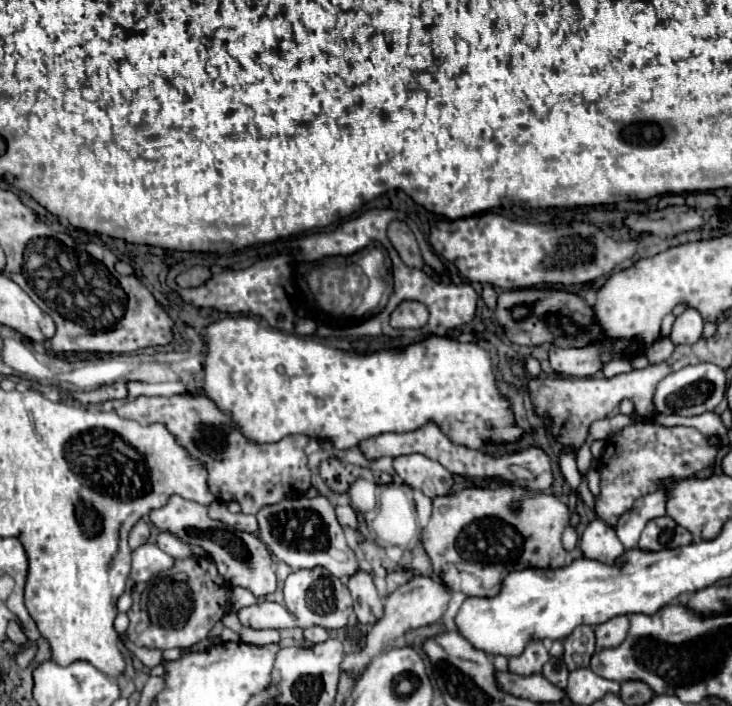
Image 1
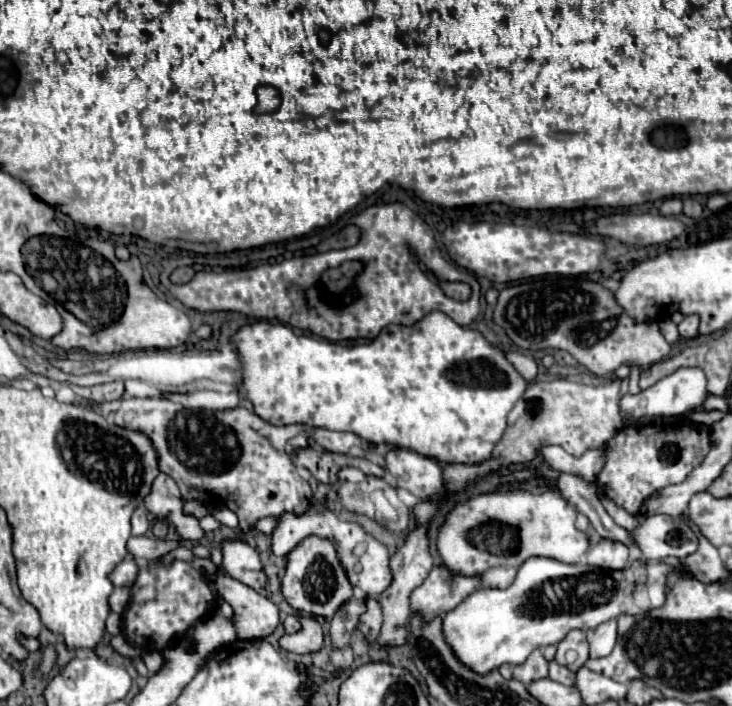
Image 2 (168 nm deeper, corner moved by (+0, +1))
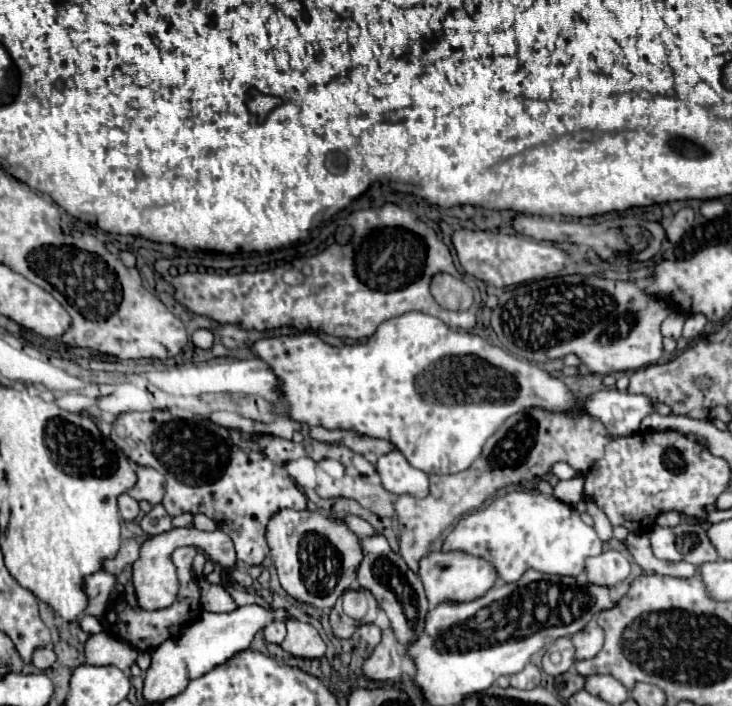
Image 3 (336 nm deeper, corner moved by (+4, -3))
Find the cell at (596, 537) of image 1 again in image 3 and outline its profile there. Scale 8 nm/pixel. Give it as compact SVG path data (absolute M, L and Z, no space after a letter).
M607 550L599 556L587 558L585 572L589 582L597 582L601 586L615 586L629 576L629 560L623 552Z

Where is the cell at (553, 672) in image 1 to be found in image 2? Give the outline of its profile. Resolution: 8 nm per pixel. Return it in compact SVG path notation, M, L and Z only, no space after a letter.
M555 660L549 664L549 678L559 682L559 684L565 684L565 686L573 686L575 684L575 672L571 672L565 666L559 666Z

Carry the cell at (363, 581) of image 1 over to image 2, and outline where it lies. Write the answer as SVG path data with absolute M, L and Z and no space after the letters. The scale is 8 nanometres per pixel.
M367 598L367 612L359 618L357 628L361 630L367 642L377 642L379 630L381 630L381 606L377 600Z

